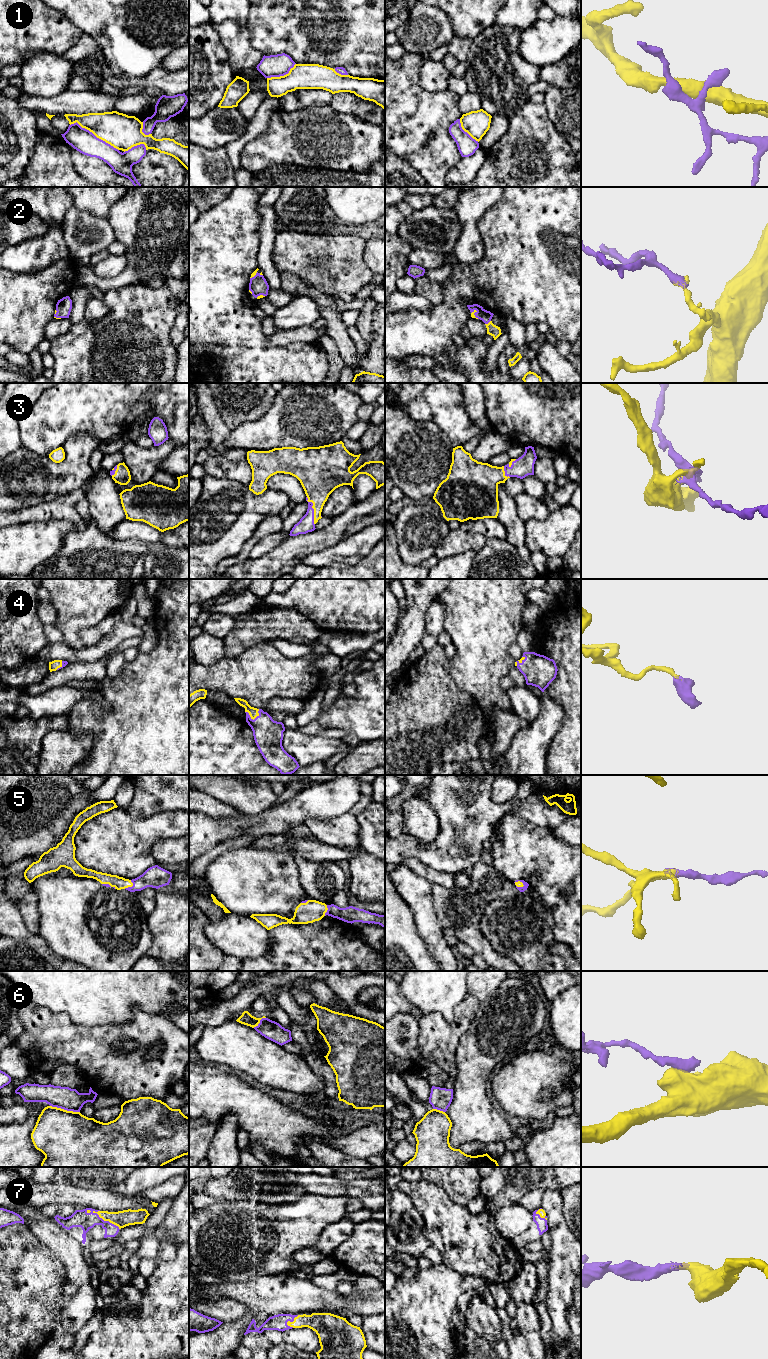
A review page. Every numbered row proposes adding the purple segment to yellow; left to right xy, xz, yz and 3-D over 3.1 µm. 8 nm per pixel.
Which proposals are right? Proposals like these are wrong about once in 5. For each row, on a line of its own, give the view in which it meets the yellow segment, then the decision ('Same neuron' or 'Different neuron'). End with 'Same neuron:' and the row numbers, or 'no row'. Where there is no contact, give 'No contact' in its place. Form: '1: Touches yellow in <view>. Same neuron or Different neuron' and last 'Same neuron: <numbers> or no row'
1: Touches yellow in xy. Different neuron
2: Touches yellow in yz. Same neuron
3: Touches yellow in xz. Same neuron
4: Touches yellow in xz. Same neuron
5: Touches yellow in xy. Same neuron
6: Touches yellow in xy. Different neuron
7: Touches yellow in xy. Same neuron
Same neuron: 2, 3, 4, 5, 7

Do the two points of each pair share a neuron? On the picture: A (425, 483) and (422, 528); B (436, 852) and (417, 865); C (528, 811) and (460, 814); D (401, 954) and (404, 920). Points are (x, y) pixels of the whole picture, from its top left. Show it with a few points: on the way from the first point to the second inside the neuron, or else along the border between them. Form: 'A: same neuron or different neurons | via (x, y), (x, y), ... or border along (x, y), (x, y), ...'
A: different neurons | border along (432, 497), (414, 501)
B: different neurons | border along (400, 863), (407, 858), (416, 857), (443, 872)
C: different neurons | border along (526, 796), (519, 800), (508, 812)
D: same neuron | via (401, 946), (401, 928)

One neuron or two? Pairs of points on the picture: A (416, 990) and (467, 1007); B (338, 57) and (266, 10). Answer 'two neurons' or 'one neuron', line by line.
A: two neurons
B: one neuron

